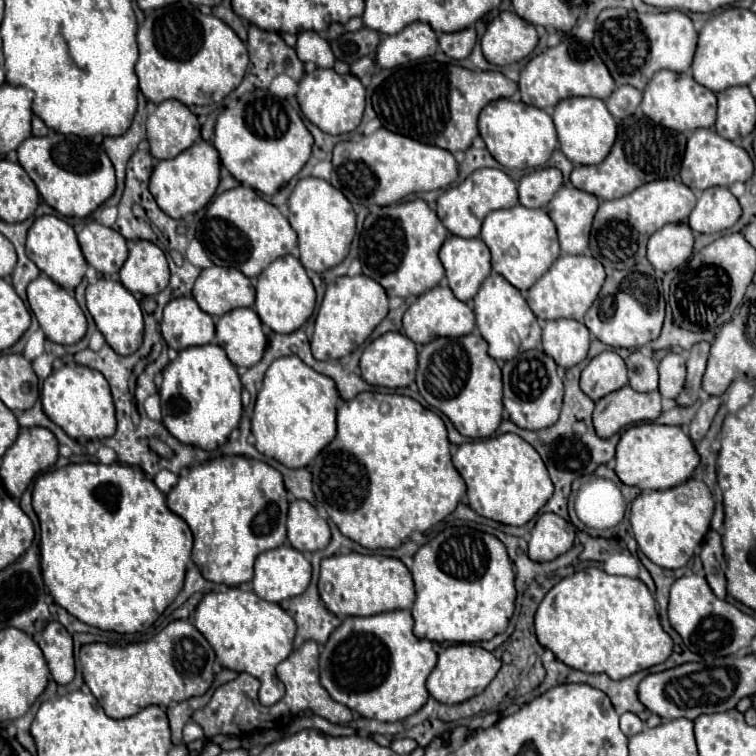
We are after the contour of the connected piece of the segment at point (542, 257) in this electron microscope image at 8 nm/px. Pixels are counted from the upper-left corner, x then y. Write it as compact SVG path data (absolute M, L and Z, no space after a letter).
M515 205L509 209L491 211L483 221L481 239L491 251L493 271L505 277L519 291L527 291L559 257L555 225L545 209L527 209L523 205Z

